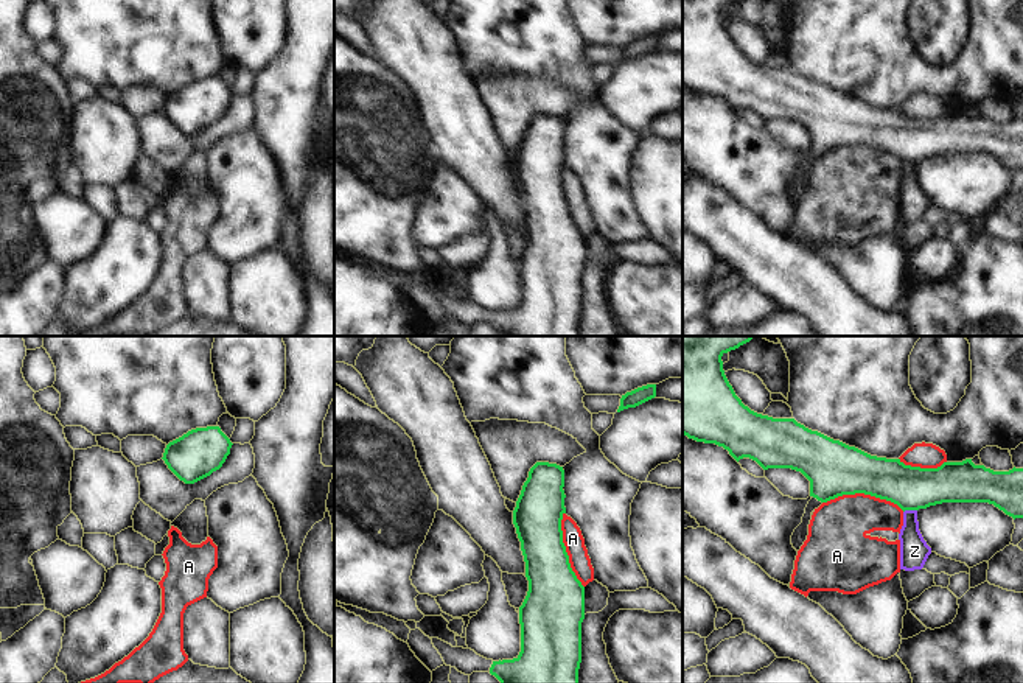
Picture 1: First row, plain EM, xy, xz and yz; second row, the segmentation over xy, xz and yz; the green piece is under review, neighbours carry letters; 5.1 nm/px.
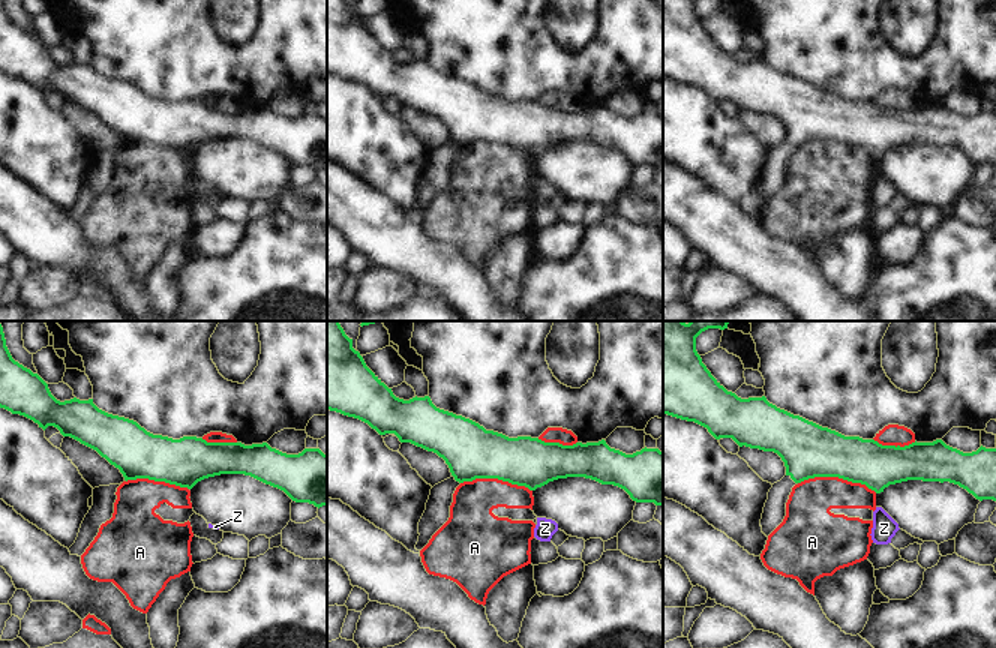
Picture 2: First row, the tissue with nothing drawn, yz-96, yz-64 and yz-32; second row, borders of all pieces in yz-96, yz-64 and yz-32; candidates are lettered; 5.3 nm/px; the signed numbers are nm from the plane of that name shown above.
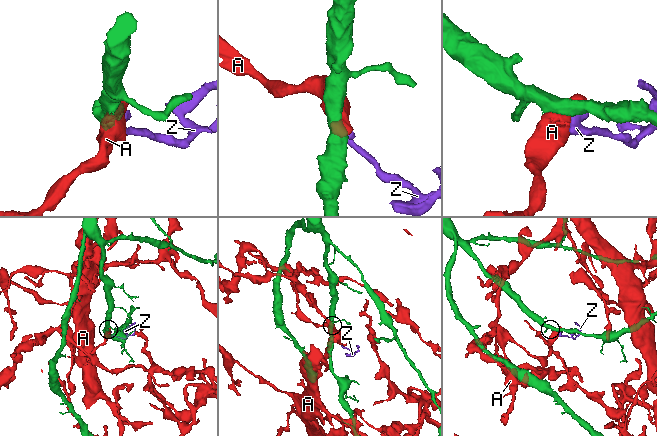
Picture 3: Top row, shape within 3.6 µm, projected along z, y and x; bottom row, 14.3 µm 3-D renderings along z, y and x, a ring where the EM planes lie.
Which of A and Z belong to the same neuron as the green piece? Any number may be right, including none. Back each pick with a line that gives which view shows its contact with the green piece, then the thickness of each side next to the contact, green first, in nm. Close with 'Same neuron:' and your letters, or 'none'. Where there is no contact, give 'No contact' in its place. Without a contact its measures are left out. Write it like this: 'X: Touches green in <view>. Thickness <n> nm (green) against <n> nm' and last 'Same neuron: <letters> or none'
Same neuron: none

